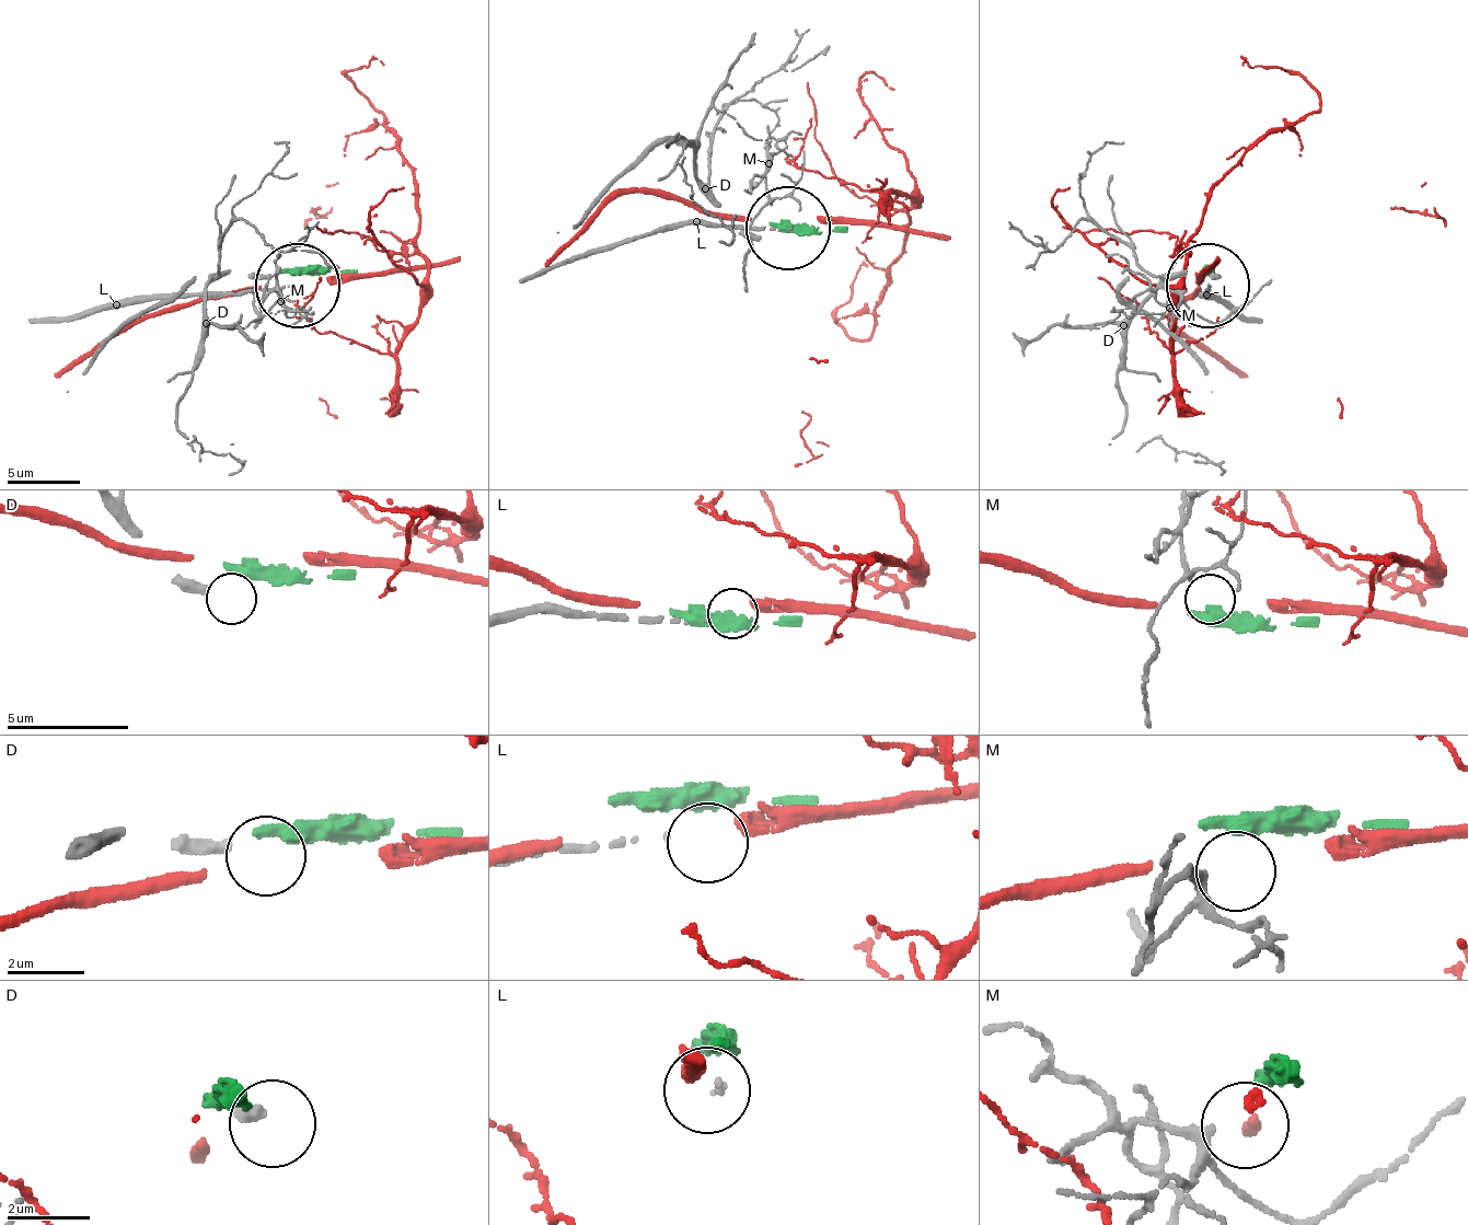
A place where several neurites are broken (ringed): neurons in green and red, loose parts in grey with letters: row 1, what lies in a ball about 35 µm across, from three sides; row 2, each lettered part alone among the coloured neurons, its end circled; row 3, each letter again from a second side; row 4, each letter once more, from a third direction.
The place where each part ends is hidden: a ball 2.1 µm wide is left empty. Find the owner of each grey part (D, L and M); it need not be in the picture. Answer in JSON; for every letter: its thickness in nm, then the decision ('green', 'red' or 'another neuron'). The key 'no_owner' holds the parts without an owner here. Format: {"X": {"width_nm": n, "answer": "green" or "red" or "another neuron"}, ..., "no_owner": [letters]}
{"D": {"width_nm": 360, "answer": "another neuron"}, "L": {"width_nm": 60, "answer": "another neuron"}, "M": {"width_nm": 190, "answer": "another neuron"}, "no_owner": ["D", "L", "M"]}

